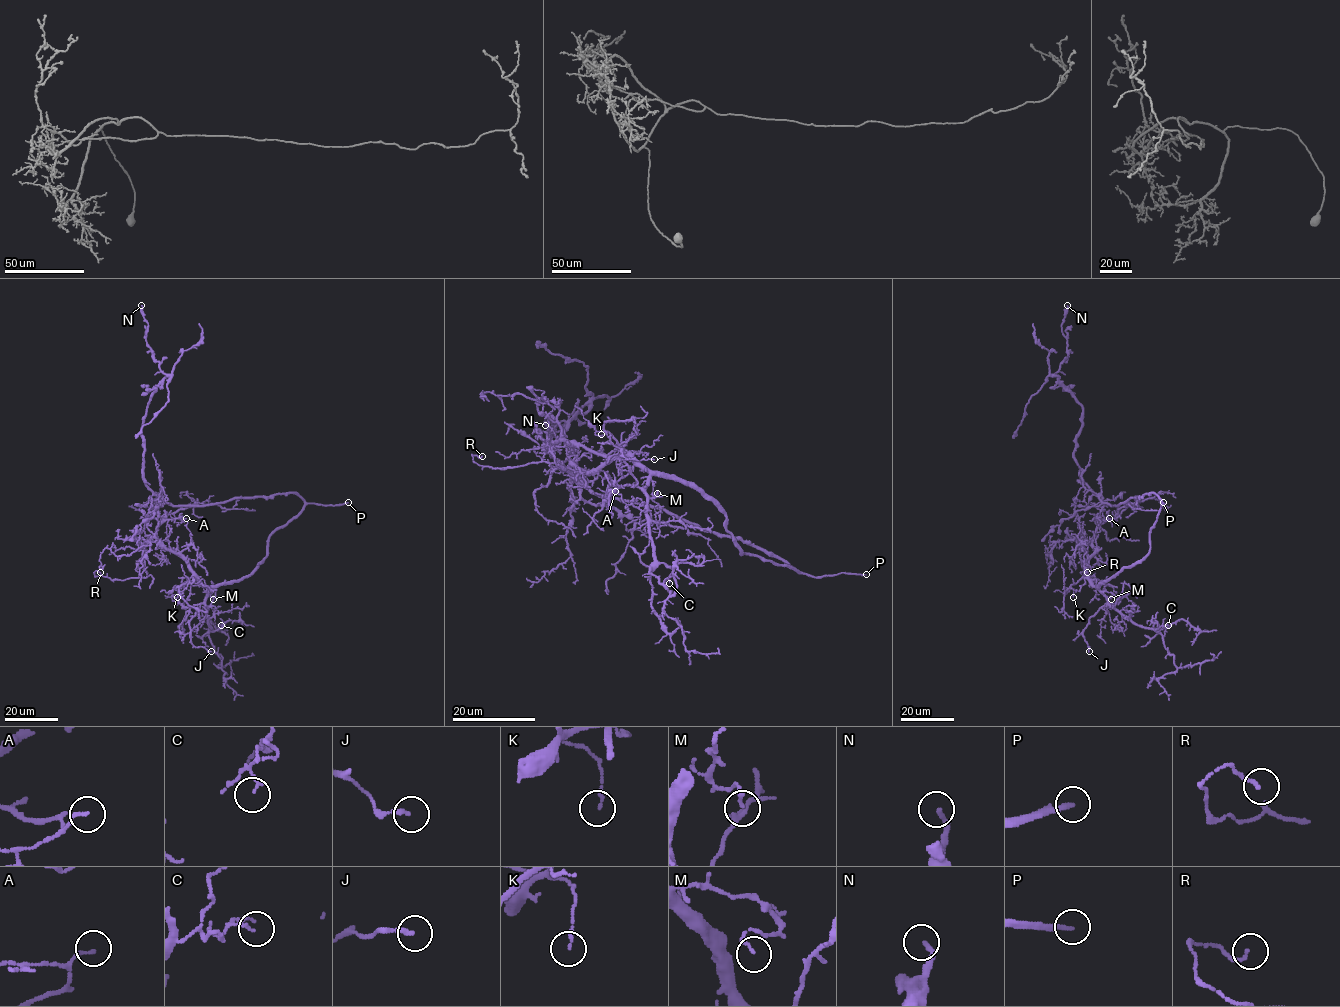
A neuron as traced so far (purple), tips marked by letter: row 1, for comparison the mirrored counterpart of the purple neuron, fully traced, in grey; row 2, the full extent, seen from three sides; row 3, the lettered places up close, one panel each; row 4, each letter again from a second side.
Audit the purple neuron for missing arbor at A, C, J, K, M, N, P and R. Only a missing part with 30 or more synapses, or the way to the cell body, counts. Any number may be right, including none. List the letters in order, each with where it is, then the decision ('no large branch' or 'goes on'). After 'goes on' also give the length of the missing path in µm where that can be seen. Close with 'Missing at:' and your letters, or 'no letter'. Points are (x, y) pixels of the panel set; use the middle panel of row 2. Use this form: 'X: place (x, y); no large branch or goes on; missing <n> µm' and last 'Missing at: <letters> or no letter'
A: place (615, 491); no large branch
C: place (669, 583); no large branch
J: place (654, 459); no large branch
K: place (601, 434); no large branch
M: place (657, 493); no large branch
N: place (545, 425); no large branch
P: place (866, 574); goes on; missing 350 µm
R: place (482, 456); no large branch
Missing at: P

